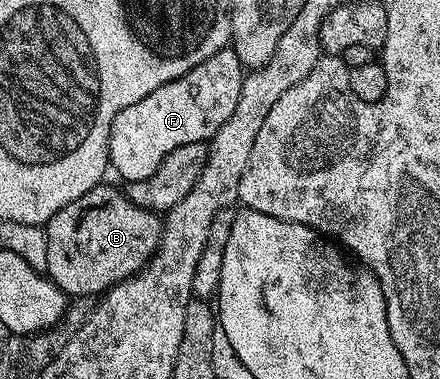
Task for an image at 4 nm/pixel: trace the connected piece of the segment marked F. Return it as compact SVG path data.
M231 48L207 56L203 64L195 64L191 72L155 88L151 96L143 96L139 104L131 104L113 118L109 137L109 164L126 183L147 180L159 164L175 148L183 144L209 142L235 112L246 71L239 56Z

